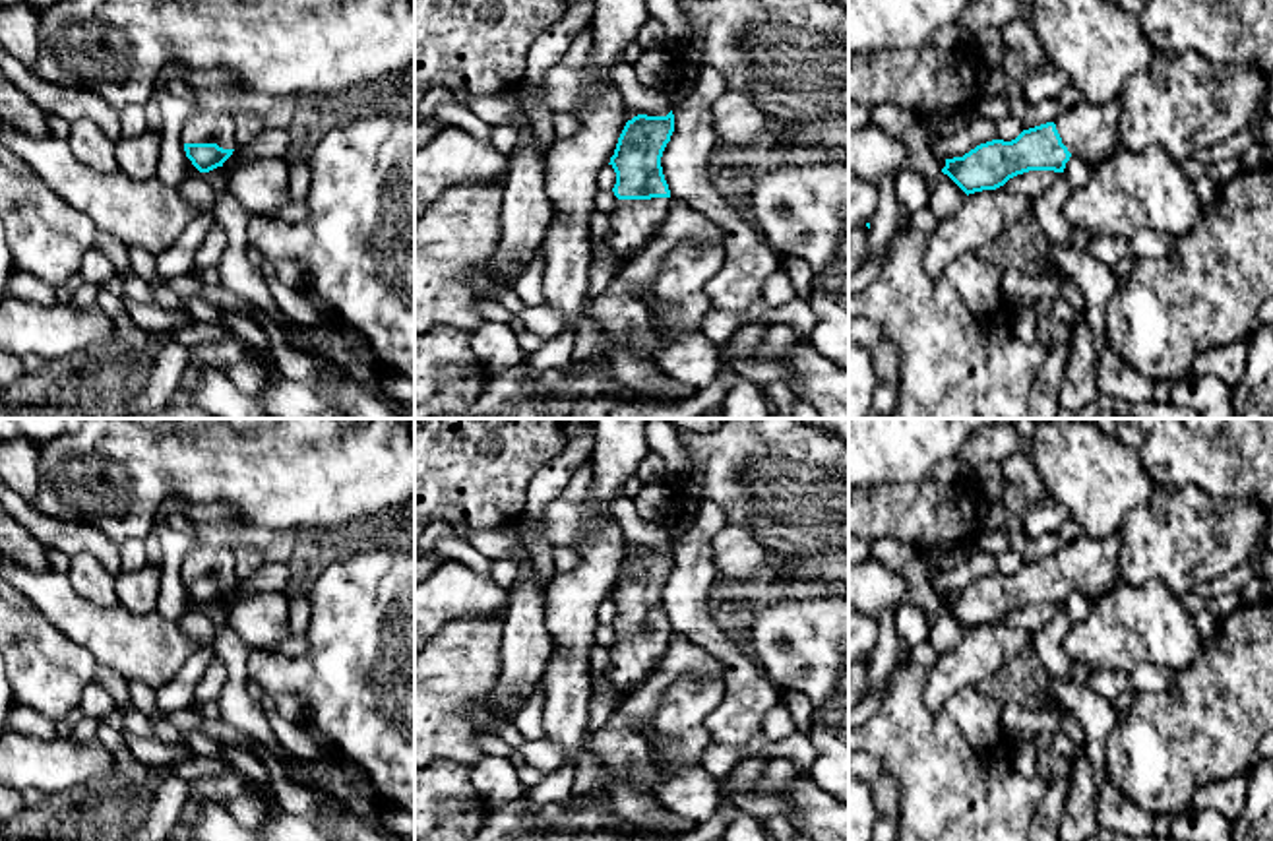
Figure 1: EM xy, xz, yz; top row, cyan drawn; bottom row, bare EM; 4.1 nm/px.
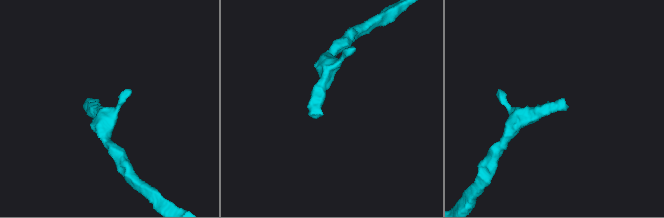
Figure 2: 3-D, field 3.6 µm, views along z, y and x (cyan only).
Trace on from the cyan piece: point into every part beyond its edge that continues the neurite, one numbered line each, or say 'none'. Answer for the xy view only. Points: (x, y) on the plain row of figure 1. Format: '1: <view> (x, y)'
1: xy (202, 560)

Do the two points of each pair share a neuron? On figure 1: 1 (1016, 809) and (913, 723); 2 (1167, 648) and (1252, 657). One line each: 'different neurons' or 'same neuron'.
1: same neuron
2: different neurons

